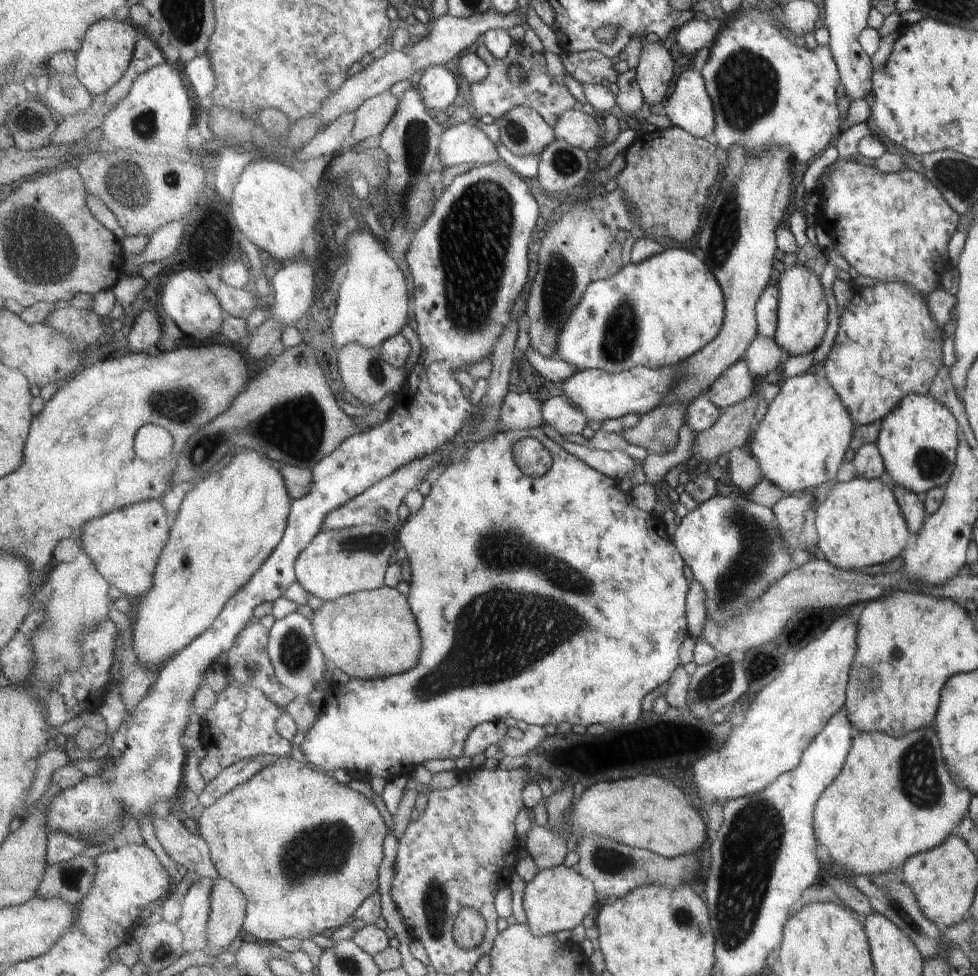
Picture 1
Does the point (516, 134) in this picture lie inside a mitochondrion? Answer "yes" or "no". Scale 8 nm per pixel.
yes

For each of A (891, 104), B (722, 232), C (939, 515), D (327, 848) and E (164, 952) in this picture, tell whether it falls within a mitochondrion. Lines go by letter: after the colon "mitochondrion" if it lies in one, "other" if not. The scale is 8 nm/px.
A: other
B: mitochondrion
C: other
D: mitochondrion
E: mitochondrion

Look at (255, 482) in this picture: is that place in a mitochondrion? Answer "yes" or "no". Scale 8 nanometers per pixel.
no

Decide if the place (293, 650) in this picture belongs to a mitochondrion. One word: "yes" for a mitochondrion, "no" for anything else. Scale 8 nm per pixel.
yes

